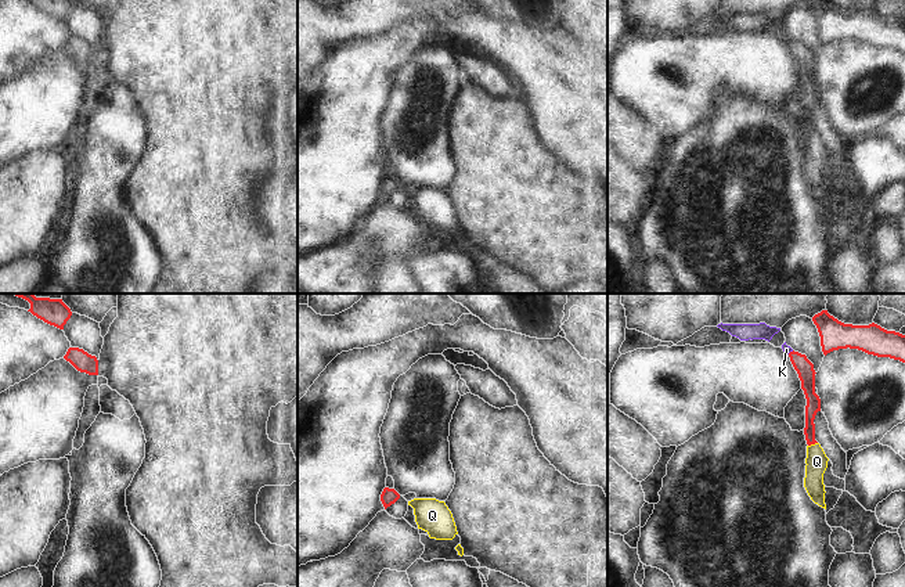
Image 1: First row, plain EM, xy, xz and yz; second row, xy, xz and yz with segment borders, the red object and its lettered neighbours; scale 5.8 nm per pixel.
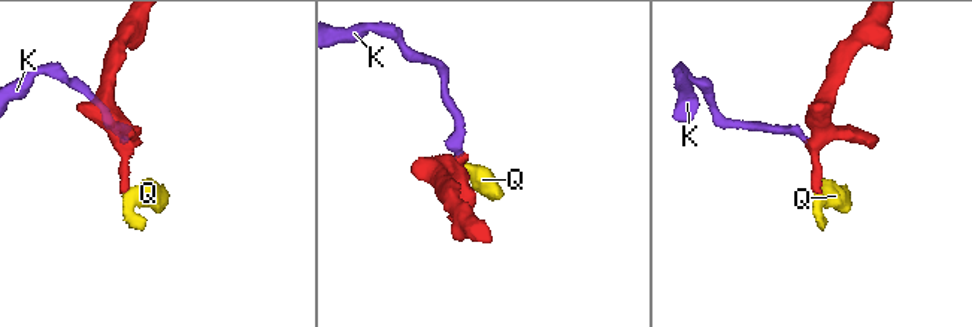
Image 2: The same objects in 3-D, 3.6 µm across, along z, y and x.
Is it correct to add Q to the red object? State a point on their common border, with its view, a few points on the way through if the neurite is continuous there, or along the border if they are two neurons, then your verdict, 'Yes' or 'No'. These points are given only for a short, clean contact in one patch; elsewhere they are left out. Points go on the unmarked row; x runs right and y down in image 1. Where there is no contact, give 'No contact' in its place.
Touches red at yz (812, 133). Path across: yz (812, 96), (812, 133), (817, 151). Yes.

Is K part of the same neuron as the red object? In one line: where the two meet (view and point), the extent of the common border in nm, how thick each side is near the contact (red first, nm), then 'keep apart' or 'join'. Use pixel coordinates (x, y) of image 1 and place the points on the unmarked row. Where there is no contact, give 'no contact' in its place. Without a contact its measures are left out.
yz (790, 42) | 40 nm | 100/50 nm | join

